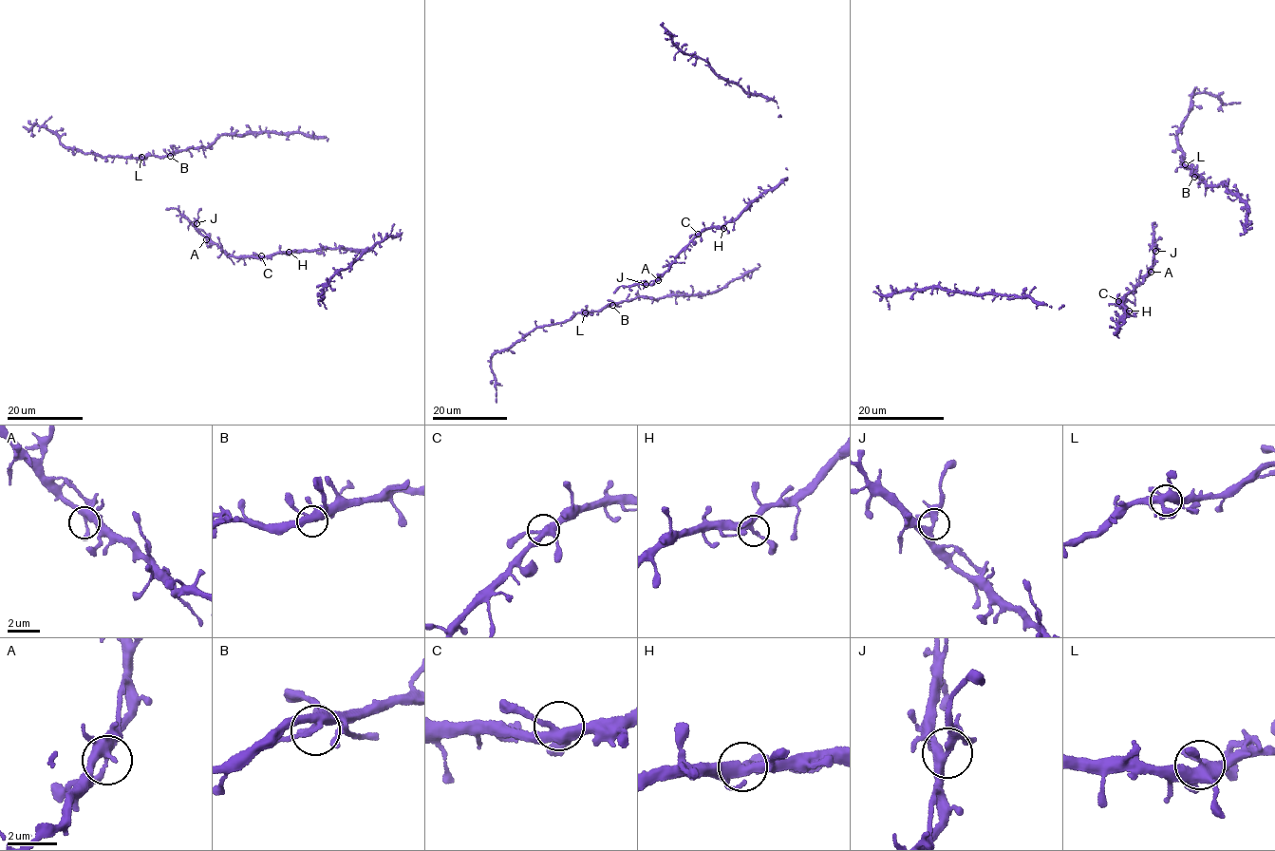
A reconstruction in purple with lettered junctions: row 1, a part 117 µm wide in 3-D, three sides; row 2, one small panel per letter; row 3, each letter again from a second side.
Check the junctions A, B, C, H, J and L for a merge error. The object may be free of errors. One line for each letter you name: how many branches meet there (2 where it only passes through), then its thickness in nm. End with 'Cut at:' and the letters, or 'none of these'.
J: 5 branches meet; 320 nm thick
Cut at: J

